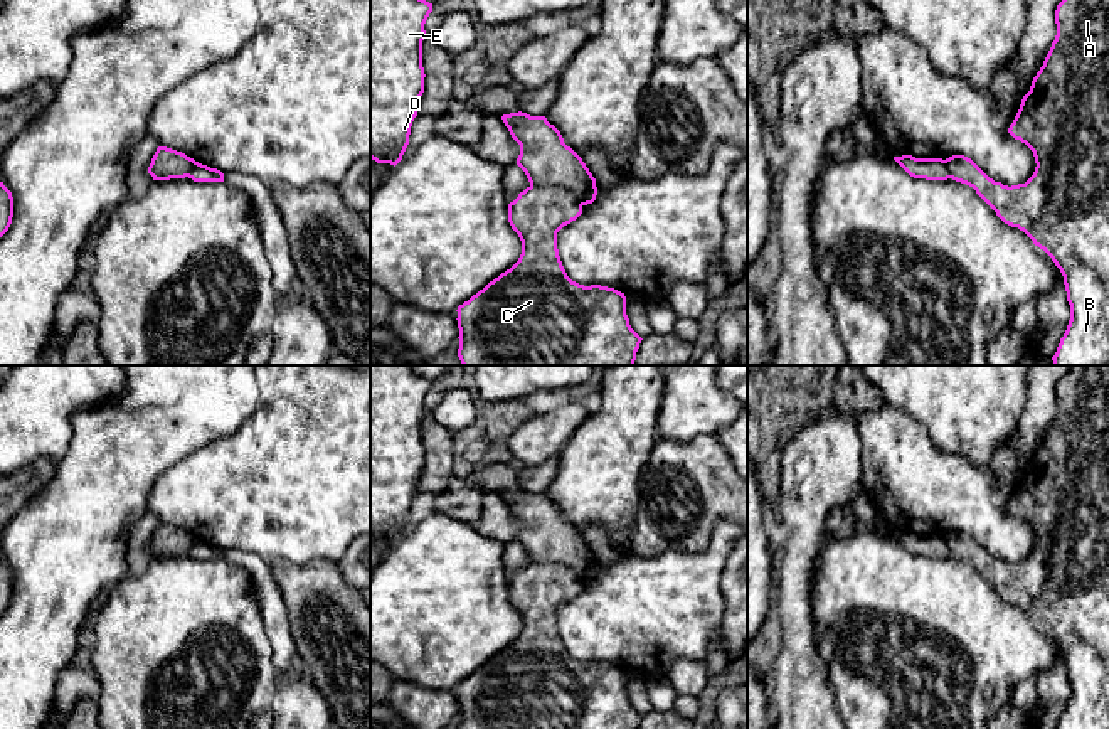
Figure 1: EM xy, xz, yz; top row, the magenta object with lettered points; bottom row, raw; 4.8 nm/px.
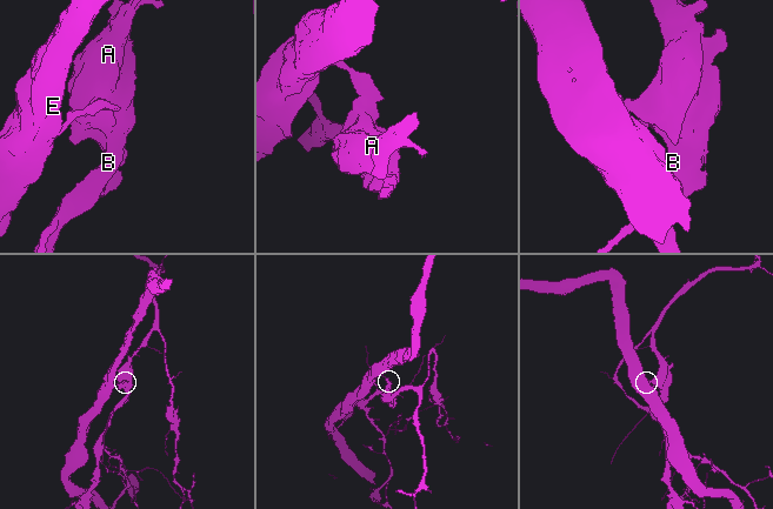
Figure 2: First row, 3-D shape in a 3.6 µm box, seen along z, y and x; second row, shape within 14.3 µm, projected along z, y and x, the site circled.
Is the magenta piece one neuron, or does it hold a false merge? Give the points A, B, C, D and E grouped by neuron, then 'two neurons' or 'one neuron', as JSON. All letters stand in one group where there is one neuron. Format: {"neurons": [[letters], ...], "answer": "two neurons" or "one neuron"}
{"neurons": [["A", "B", "C"], ["D", "E"]], "answer": "two neurons"}

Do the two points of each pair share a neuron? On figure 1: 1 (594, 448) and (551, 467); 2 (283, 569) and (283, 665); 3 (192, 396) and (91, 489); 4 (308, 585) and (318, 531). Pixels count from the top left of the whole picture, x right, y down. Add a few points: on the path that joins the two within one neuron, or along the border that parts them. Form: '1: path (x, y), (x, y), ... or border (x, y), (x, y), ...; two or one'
1: border (559, 457), (557, 475), (544, 492); two
2: border (270, 566), (285, 605), (288, 630), (293, 637); two
3: path (167, 411), (115, 463); one
4: border (275, 559), (305, 564), (328, 558), (337, 563); two

